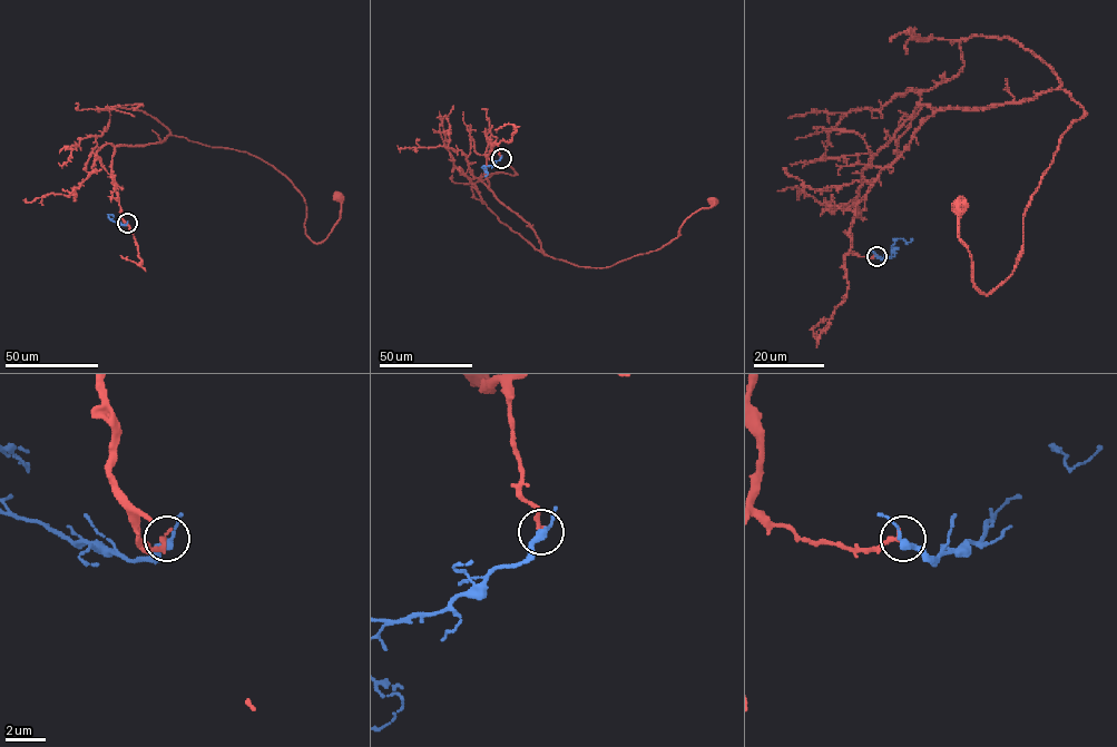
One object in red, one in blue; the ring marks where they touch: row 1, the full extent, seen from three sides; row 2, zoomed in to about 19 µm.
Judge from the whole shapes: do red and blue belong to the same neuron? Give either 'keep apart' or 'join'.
join

